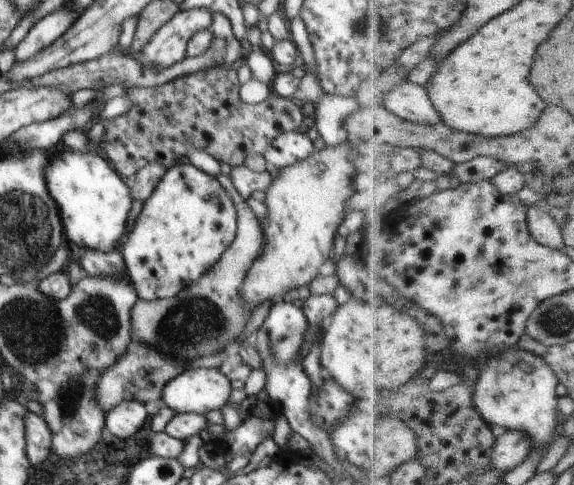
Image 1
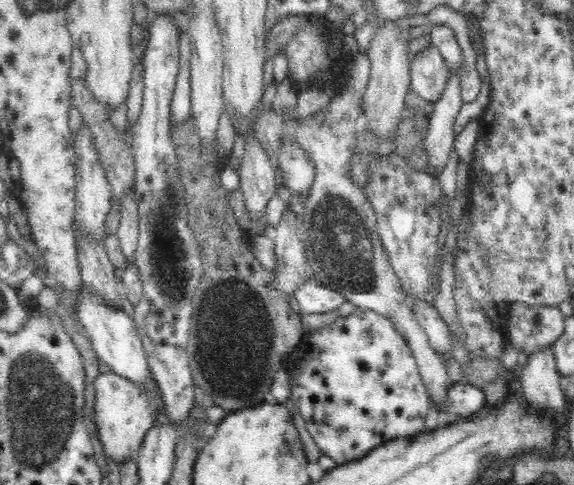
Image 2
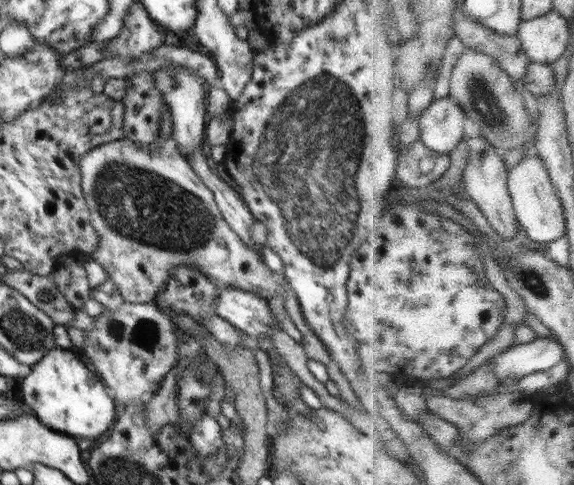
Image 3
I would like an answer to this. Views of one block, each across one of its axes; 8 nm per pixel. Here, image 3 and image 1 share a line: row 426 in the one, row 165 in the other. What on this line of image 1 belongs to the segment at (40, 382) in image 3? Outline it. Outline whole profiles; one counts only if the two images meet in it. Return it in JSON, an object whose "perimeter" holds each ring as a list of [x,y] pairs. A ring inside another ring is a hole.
{"perimeter":[[[60,146],[45,169],[45,179],[49,193],[60,206],[67,241],[78,244],[86,251],[110,253],[118,250],[121,239],[127,234],[133,198],[132,190],[110,162],[96,151],[74,151]]]}

